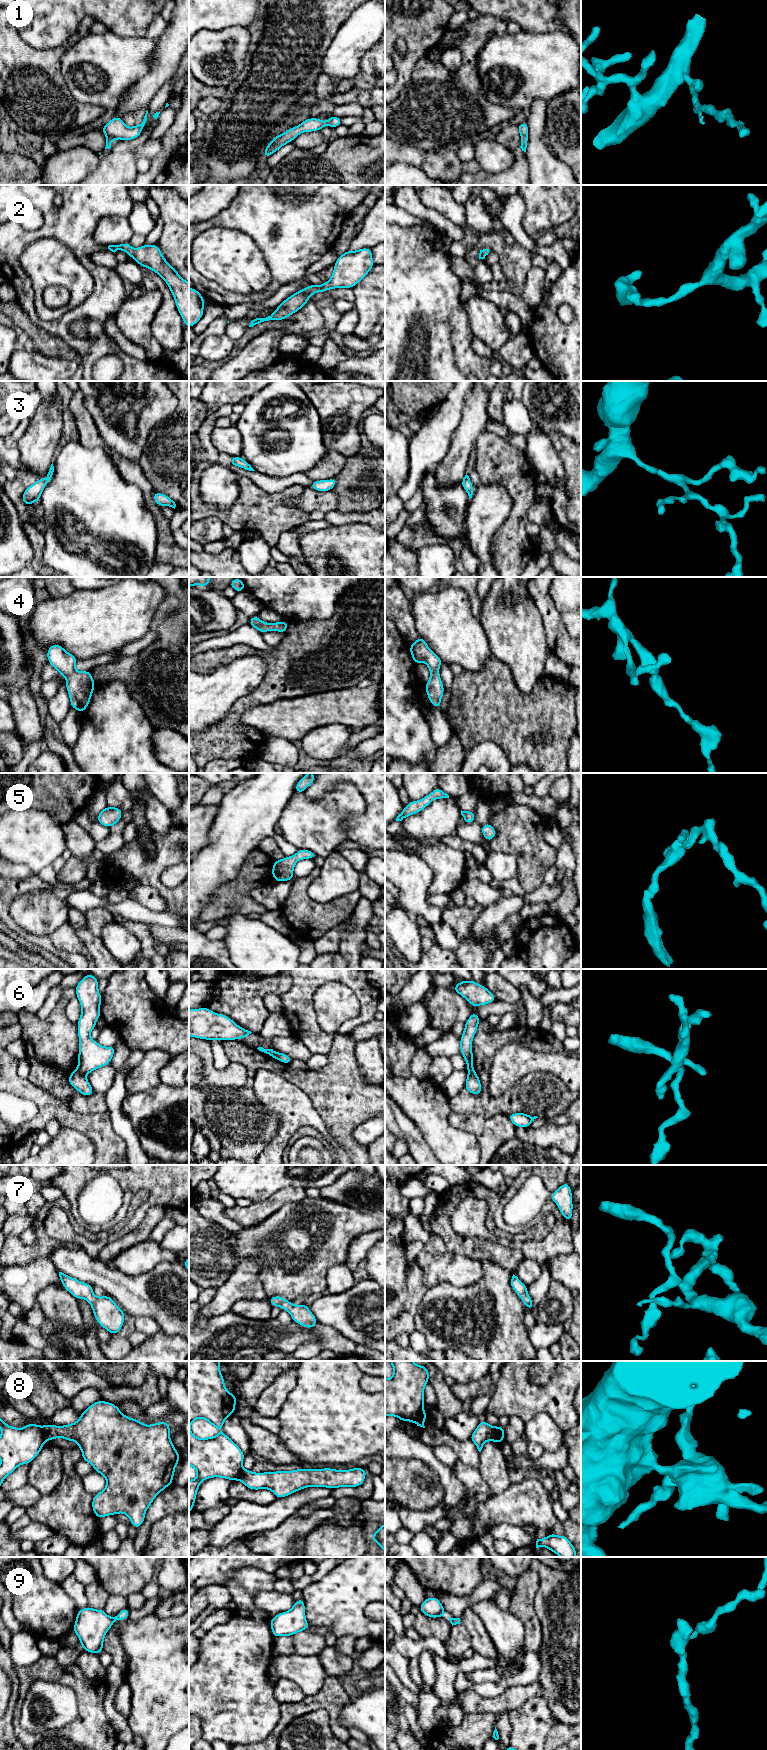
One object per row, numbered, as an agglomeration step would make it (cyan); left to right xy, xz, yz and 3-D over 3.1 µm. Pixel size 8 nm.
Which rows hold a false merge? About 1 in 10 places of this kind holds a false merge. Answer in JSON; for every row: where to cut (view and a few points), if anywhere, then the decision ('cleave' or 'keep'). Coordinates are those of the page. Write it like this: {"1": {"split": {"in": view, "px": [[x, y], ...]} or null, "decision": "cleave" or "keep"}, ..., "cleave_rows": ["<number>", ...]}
{"1": {"split": null, "decision": "keep"}, "2": {"split": null, "decision": "keep"}, "3": {"split": null, "decision": "keep"}, "4": {"split": null, "decision": "keep"}, "5": {"split": null, "decision": "keep"}, "6": {"split": {"in": "xy", "px": [[76, 1069], [84, 1075]]}, "decision": "cleave"}, "7": {"split": null, "decision": "keep"}, "8": {"split": {"in": "yz", "px": [[495, 1427], [498, 1436], [502, 1440]]}, "decision": "cleave"}, "9": {"split": null, "decision": "keep"}, "cleave_rows": ["6", "8"]}

